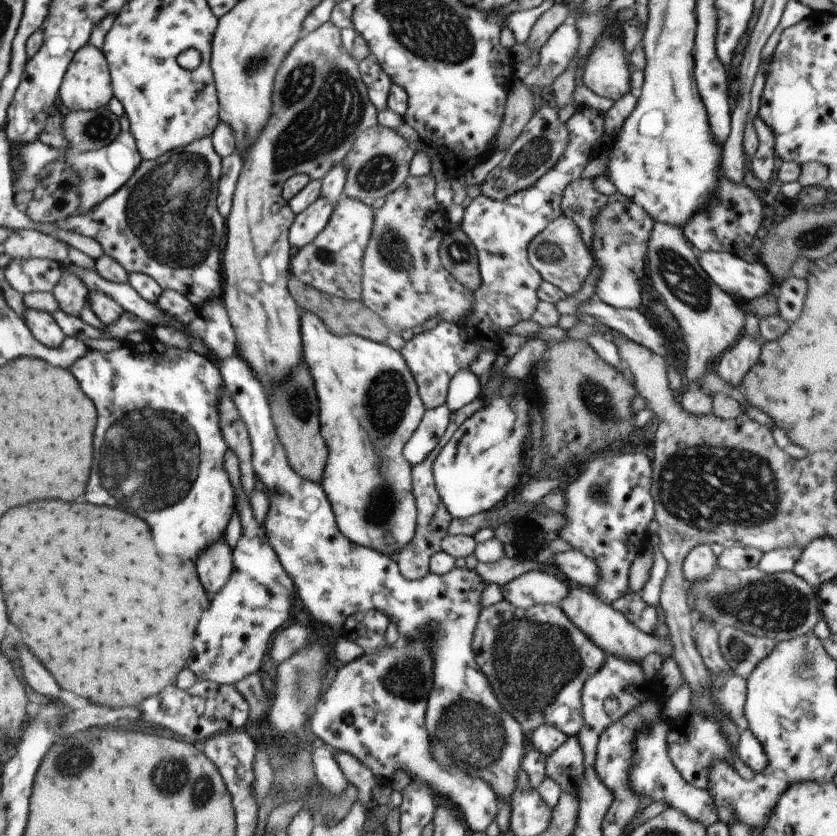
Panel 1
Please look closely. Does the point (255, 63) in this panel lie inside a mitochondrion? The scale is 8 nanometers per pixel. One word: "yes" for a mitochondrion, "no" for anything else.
yes

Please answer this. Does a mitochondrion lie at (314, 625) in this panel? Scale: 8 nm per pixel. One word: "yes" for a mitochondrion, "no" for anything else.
no

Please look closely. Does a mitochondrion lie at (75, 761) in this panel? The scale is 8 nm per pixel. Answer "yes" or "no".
yes

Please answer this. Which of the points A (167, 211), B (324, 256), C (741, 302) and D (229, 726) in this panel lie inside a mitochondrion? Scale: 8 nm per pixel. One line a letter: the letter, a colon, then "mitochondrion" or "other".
A: mitochondrion
B: mitochondrion
C: other
D: other

